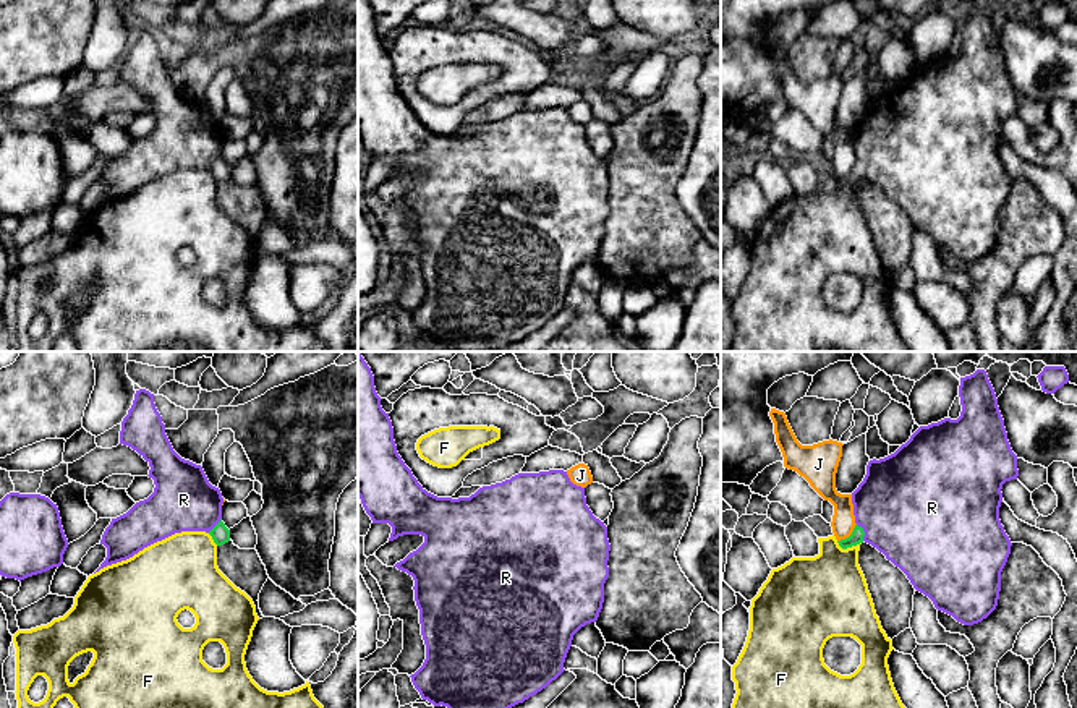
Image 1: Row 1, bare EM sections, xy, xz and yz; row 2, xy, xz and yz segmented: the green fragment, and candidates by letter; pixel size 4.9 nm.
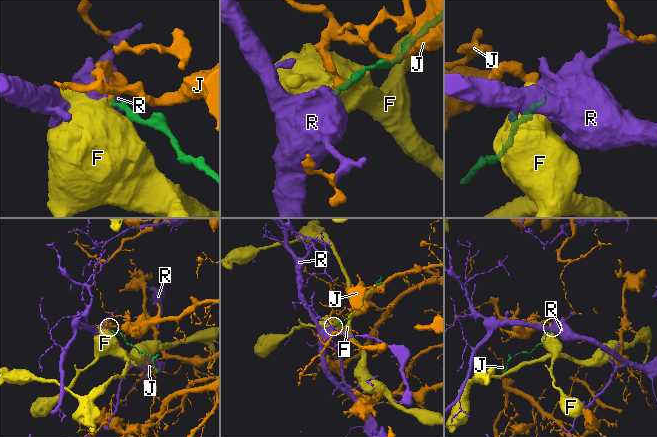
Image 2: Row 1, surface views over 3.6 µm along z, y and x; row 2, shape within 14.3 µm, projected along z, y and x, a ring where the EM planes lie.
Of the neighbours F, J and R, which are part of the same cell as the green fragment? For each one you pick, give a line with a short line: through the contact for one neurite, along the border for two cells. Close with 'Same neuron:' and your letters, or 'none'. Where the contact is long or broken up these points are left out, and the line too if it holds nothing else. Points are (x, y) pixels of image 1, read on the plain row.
R: yz (857, 172), (864, 169), (906, 141)
Same neuron: R

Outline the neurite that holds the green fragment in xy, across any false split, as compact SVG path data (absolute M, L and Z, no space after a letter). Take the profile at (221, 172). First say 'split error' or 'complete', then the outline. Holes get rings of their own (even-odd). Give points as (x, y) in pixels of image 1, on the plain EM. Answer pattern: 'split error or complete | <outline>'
split error | M136 28L121 58L120 81L149 100L147 113L155 125L147 136L112 156L100 177L107 194L96 209L181 168L206 168L217 183L230 178L230 167L222 159L220 126L209 120L201 102L173 87L149 28Z

